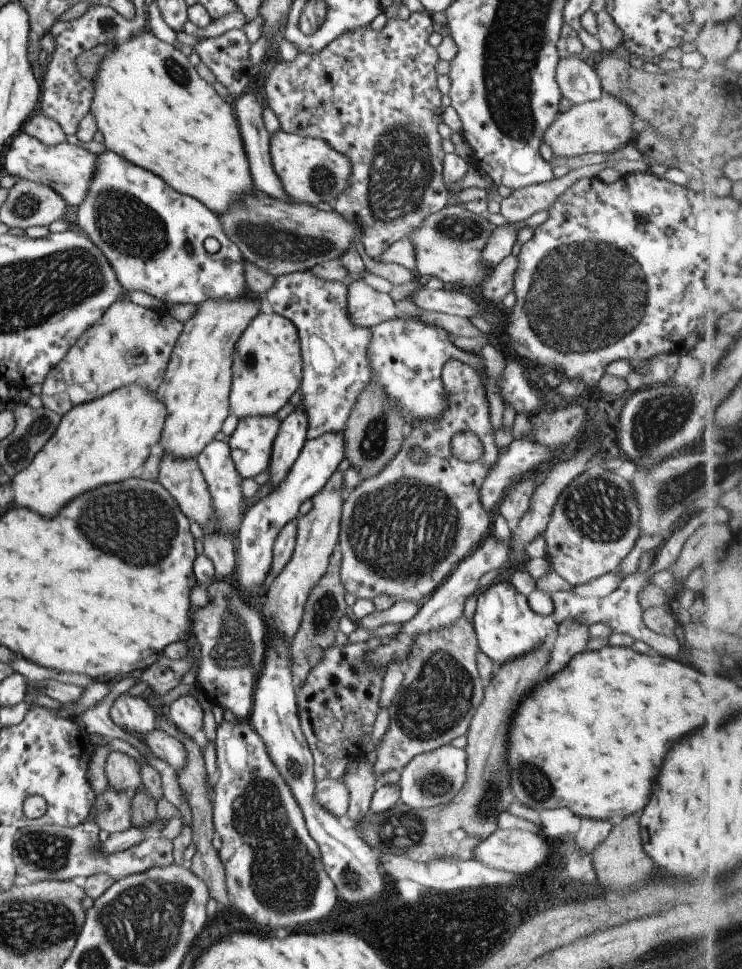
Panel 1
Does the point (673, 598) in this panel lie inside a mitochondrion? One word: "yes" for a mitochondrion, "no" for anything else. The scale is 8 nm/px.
no

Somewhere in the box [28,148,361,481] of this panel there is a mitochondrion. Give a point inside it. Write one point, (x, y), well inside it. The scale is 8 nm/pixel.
(124, 222)

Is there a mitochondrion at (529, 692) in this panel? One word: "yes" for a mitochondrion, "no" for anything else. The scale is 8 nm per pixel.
no

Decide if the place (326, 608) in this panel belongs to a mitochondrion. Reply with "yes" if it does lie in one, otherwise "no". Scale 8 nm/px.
yes

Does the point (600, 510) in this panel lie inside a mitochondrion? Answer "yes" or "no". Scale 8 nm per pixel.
yes

